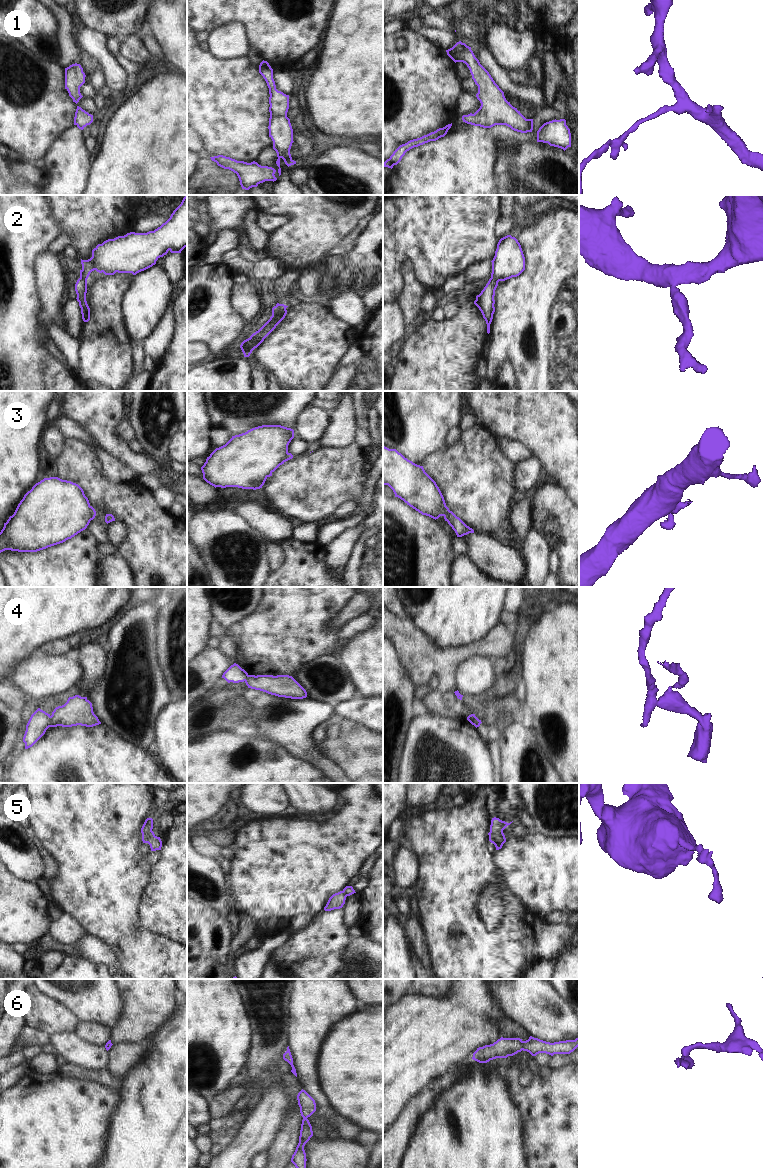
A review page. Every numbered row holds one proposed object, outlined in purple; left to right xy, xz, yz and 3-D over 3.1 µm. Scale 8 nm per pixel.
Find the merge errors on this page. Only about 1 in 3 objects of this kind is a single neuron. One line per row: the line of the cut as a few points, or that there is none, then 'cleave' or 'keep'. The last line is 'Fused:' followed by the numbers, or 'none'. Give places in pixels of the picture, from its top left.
1: cut none; keep
2: cut none; keep
3: cut yz (446, 506), (447, 520); cleave
4: cut xy (50, 716), (49, 726); cleave
5: cut yz (490, 830), (493, 840), (501, 846); cleave
6: cut none; keep
Fused: 3, 4, 5

